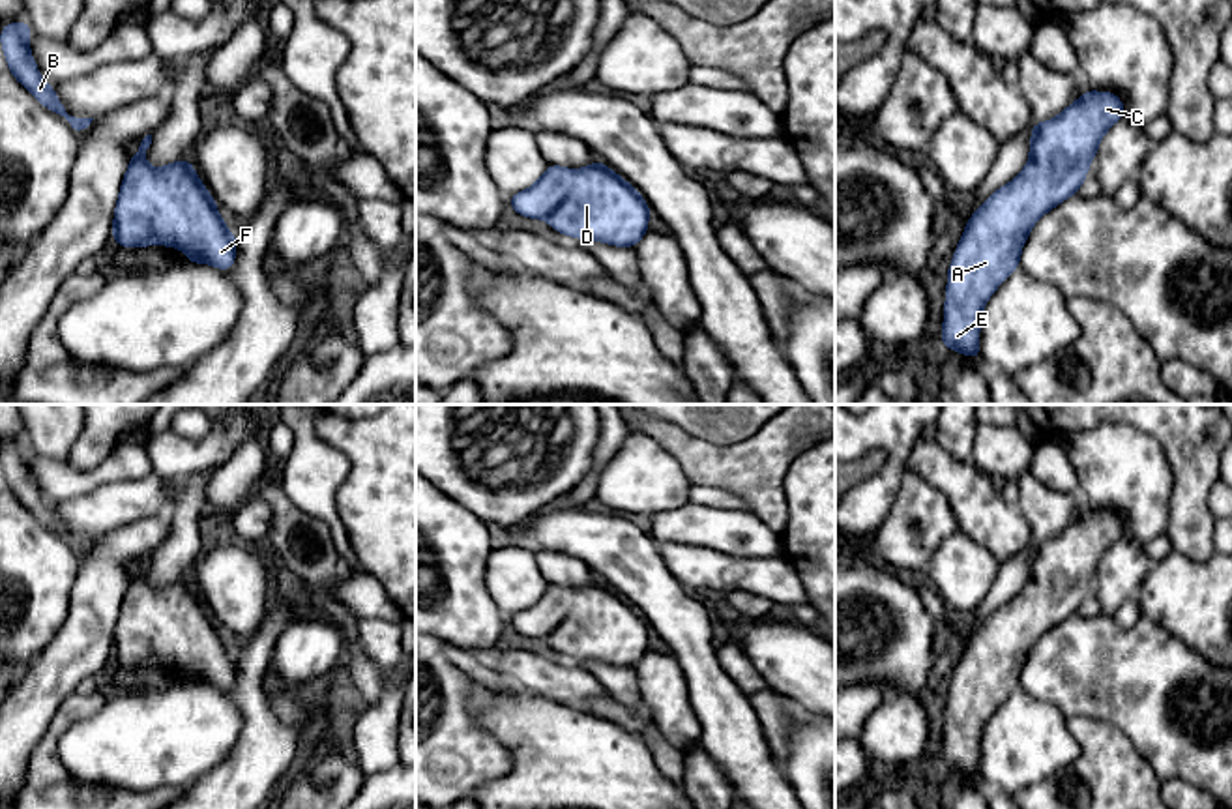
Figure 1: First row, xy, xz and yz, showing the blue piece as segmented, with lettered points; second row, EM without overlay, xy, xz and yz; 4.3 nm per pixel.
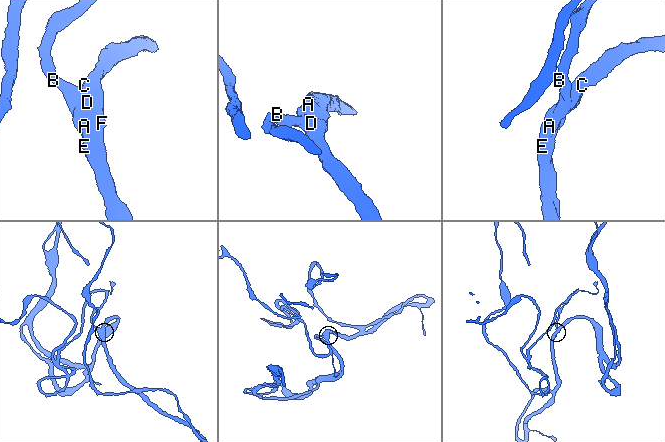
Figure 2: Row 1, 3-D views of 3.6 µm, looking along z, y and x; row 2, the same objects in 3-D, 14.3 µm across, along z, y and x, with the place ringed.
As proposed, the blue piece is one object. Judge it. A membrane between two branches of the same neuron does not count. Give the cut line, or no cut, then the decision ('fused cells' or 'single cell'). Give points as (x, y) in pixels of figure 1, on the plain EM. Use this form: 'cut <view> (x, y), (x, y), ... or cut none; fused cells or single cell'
cut none; single cell

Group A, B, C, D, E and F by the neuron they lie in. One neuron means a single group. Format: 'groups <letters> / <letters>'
groups A B C D E F

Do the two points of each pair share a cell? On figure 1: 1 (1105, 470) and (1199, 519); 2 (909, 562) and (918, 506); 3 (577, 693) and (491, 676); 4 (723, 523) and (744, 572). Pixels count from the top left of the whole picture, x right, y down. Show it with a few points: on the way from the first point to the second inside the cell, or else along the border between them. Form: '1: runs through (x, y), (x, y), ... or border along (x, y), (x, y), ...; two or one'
1: border along (1169, 459), (1173, 487), (1169, 523), (1163, 532); two
2: runs through (907, 549), (907, 523), (910, 519); one
3: border along (487, 663), (517, 688); two
4: border along (693, 544), (779, 558); two

